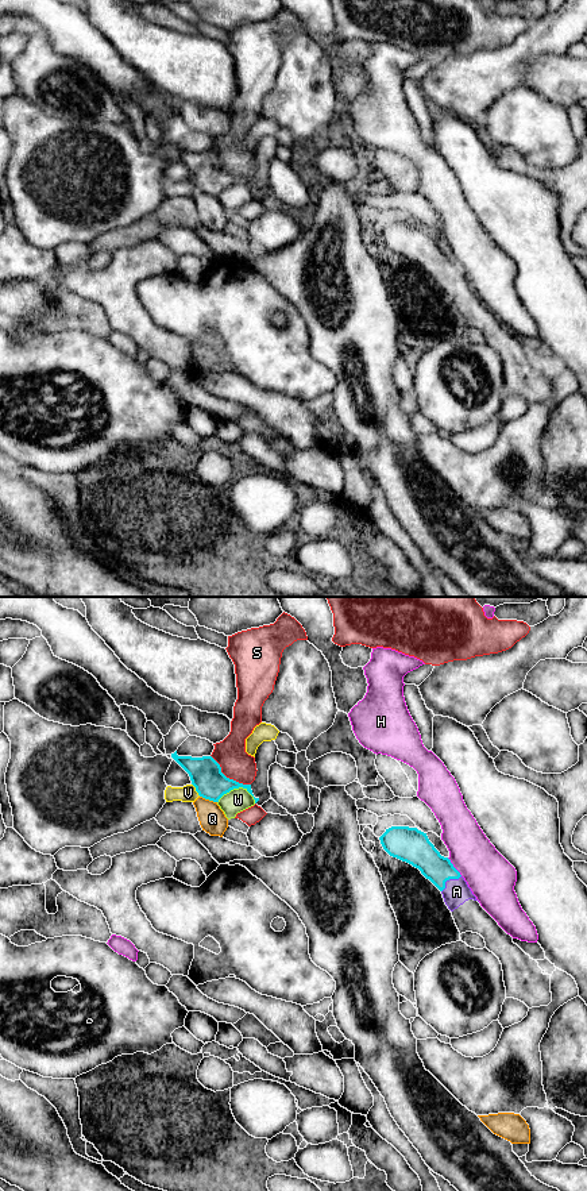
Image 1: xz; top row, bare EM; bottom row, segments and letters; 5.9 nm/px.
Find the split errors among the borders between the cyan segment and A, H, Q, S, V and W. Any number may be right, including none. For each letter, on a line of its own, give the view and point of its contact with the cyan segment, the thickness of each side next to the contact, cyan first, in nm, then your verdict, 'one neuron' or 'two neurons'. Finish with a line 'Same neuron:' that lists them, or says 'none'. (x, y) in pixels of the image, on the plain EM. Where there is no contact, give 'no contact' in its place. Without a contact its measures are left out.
A: xz (448, 274) | 180/150 nm | one neuron
H: xz (454, 262) | 190/280 nm | two neurons
Q: xz (208, 193) | 190/160 nm | two neurons
S: xz (228, 173) | 190/180 nm | two neurons
V: xz (196, 185) | 190/100 nm | two neurons
W: xz (235, 182) | 190/140 nm | two neurons
Same neuron: A

